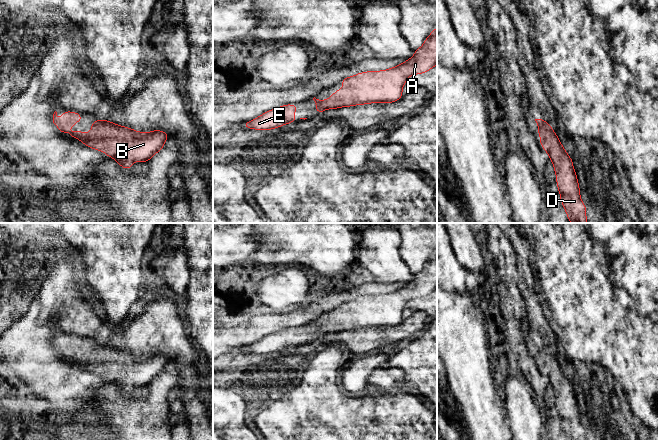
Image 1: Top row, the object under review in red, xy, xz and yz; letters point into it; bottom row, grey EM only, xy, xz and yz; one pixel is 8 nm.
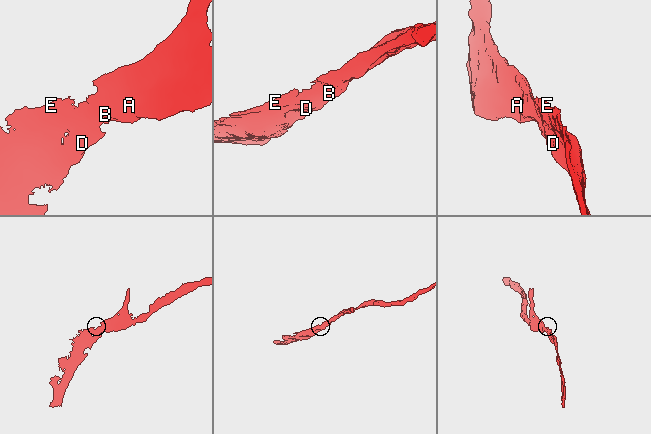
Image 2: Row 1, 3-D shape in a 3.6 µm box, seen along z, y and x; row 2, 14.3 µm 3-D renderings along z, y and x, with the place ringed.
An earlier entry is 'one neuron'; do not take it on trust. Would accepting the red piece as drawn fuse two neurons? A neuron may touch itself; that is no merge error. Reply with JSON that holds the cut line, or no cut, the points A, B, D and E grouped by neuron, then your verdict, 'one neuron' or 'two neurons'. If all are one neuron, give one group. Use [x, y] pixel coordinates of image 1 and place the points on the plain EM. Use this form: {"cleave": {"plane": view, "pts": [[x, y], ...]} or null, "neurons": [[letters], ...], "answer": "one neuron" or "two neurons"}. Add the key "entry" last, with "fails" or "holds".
{"cleave": null, "neurons": [["A", "B", "D", "E"]], "answer": "one neuron", "entry": "holds"}

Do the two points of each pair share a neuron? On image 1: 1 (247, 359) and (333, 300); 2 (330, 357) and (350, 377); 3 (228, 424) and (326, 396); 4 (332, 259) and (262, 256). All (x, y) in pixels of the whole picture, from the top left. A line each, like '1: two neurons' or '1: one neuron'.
1: two neurons
2: two neurons
3: two neurons
4: one neuron

